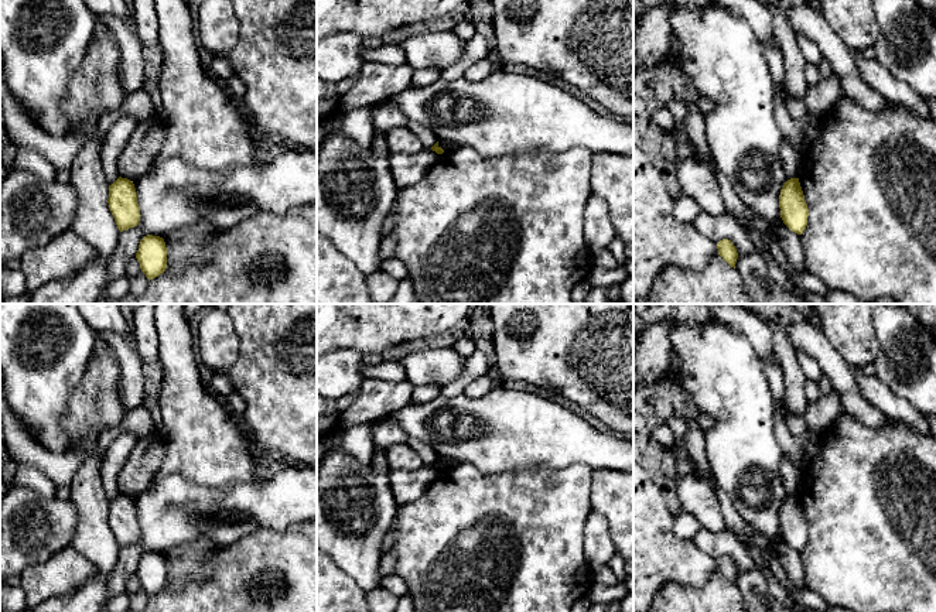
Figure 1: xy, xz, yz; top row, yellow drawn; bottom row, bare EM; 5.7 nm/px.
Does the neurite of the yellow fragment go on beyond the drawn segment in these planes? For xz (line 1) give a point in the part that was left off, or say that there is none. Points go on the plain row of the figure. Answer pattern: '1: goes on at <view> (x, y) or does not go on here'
1: does not go on here

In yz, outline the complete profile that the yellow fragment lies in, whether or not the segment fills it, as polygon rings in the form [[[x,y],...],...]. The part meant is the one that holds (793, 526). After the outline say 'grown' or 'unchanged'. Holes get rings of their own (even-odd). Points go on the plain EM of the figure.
[[[799,495],[788,496],[779,512],[780,534],[795,550],[802,551],[807,543],[809,526]]]; unchanged

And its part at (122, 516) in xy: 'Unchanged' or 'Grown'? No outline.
Unchanged

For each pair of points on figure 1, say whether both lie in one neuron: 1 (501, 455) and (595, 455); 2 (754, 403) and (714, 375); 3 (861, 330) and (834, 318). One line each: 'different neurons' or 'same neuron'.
1: same neuron
2: same neuron
3: same neuron

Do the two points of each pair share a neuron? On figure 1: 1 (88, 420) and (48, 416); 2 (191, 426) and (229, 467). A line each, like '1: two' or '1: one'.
1: two
2: one

